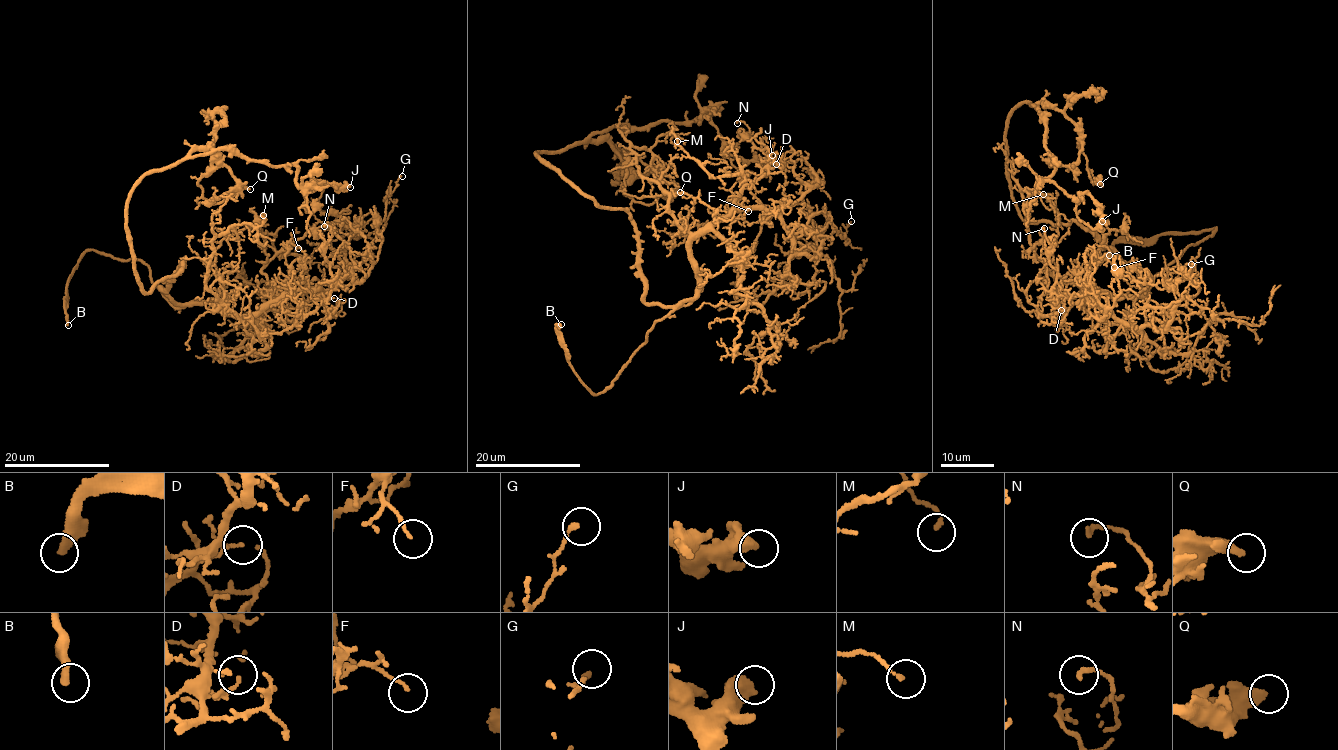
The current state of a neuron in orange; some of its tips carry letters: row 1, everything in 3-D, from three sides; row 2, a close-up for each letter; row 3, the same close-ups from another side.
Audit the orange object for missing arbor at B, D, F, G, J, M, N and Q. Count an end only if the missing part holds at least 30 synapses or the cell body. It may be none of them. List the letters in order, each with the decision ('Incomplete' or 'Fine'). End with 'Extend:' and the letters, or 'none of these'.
B: Incomplete
D: Fine
F: Fine
G: Fine
J: Fine
M: Fine
N: Fine
Q: Fine
Extend: B

